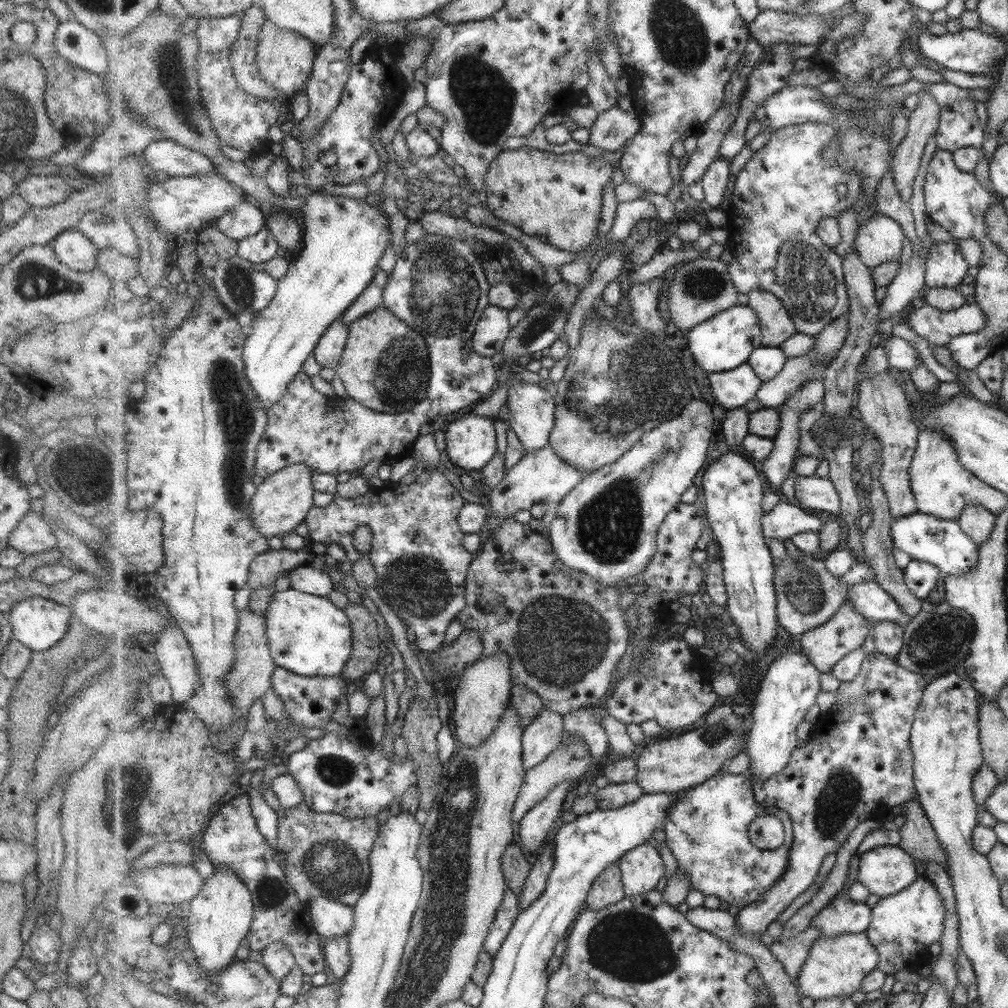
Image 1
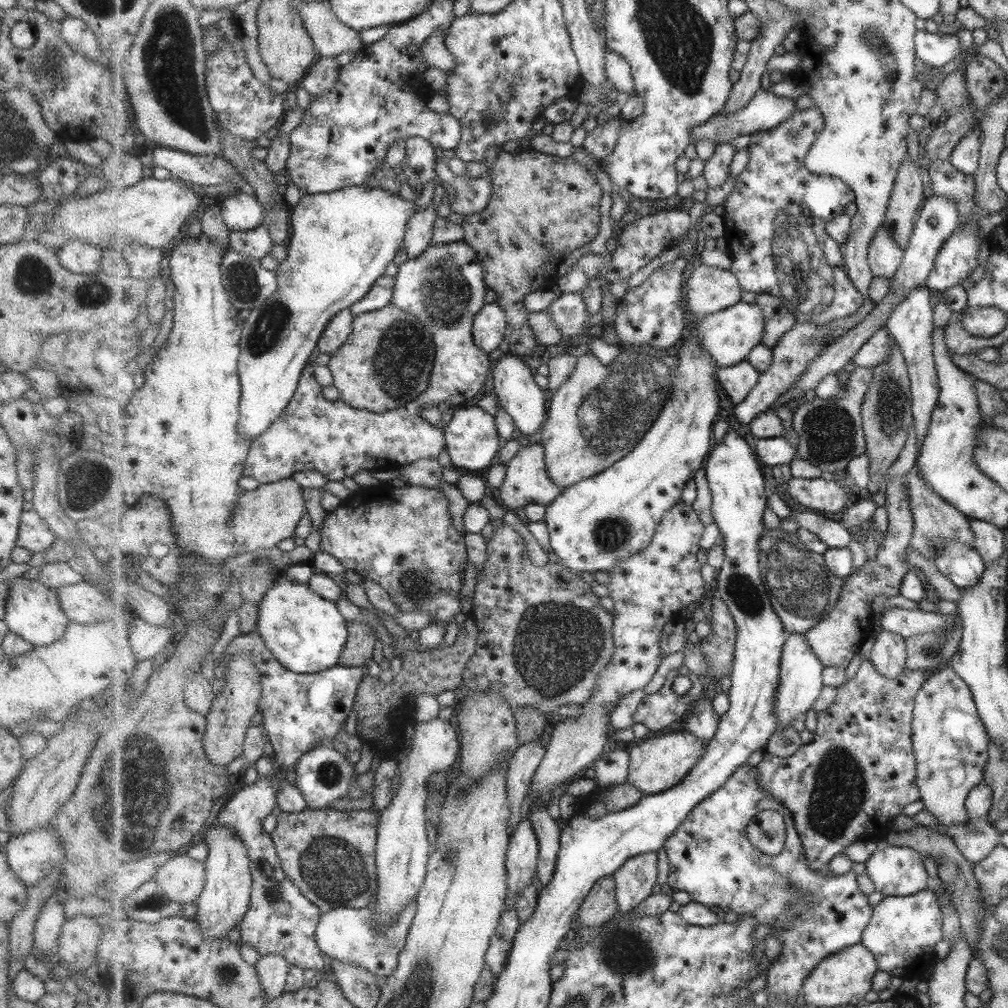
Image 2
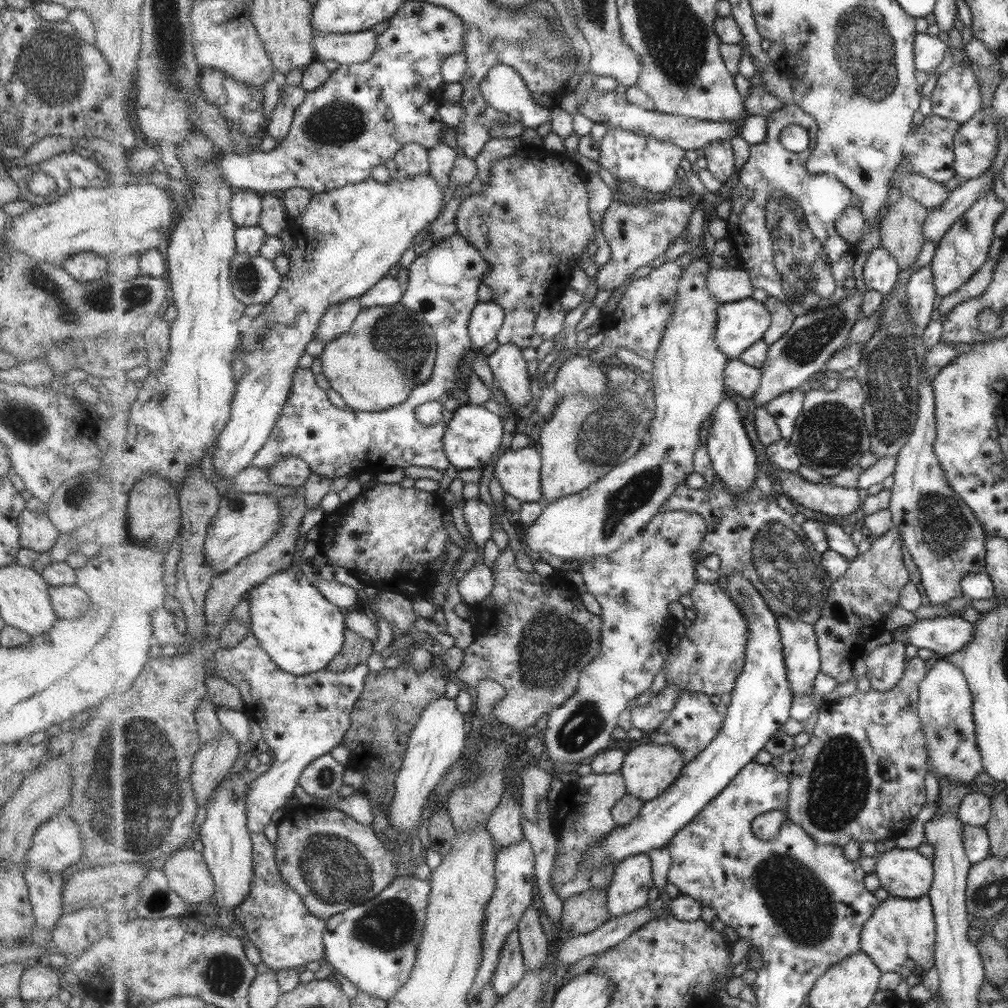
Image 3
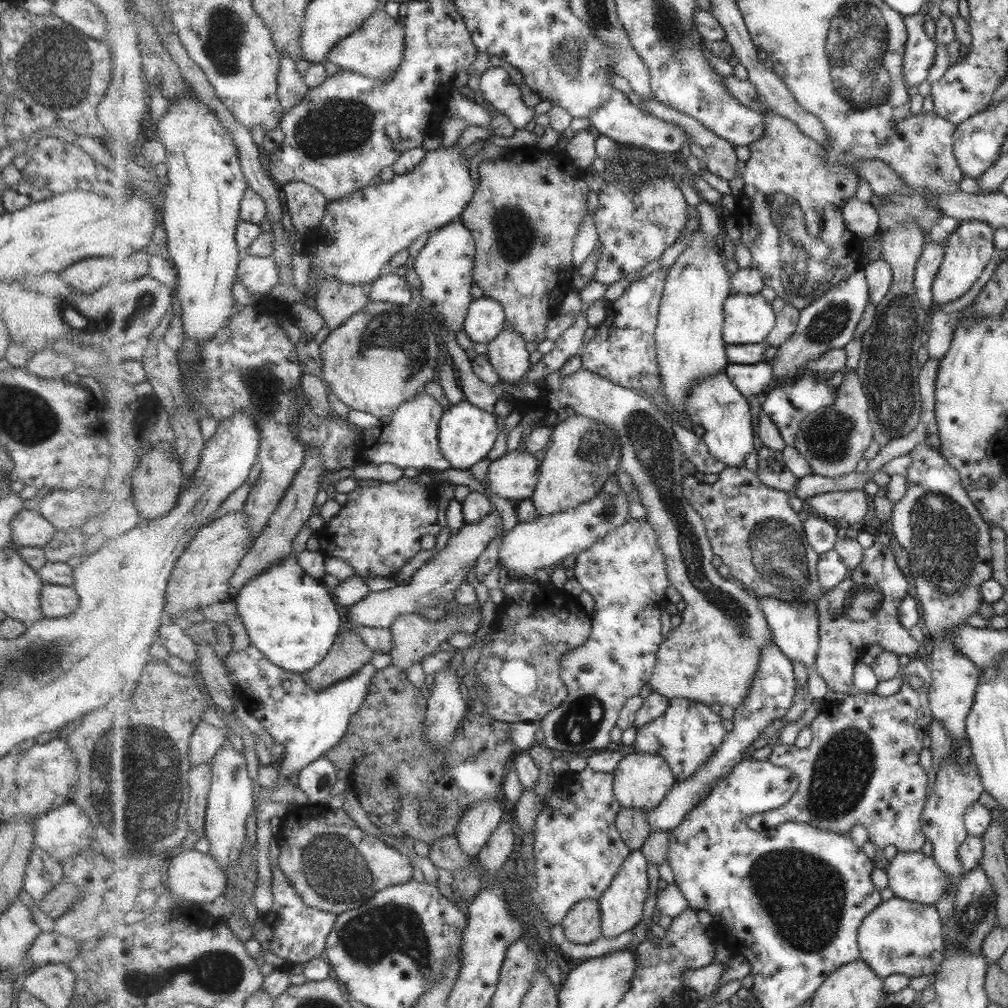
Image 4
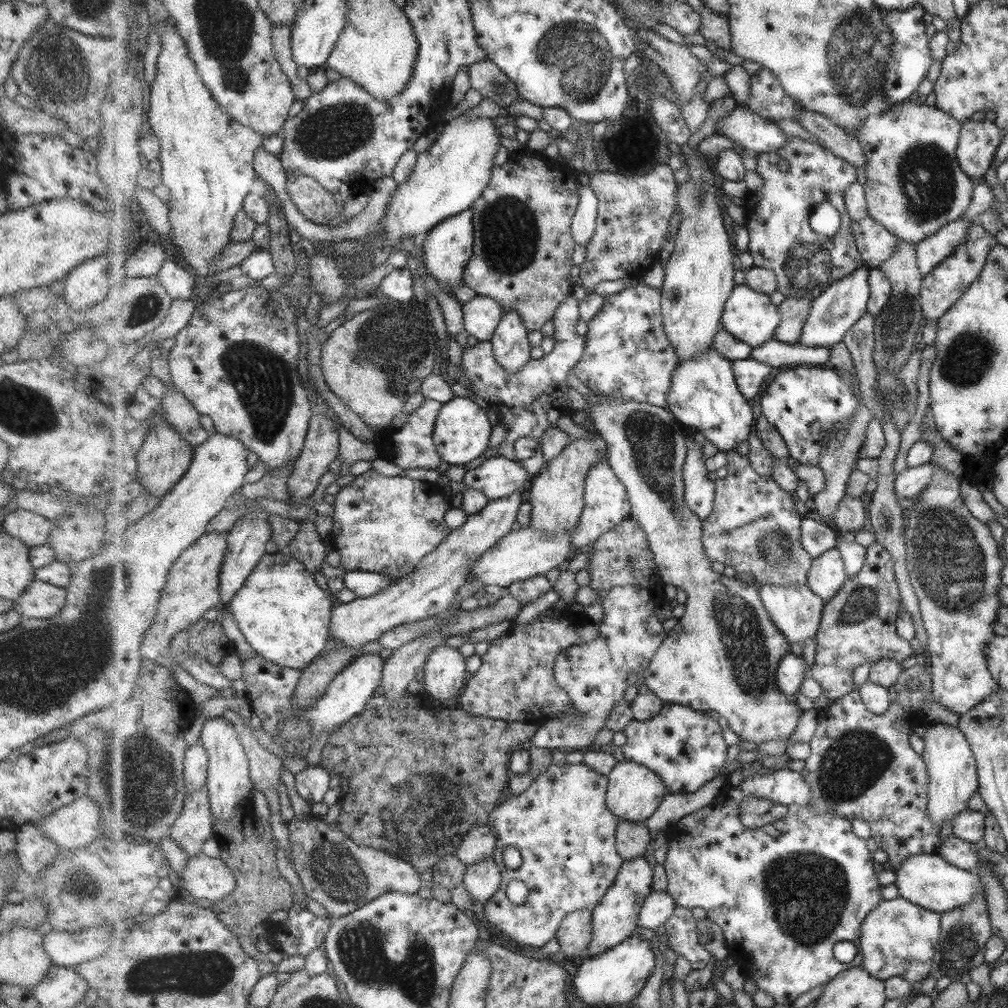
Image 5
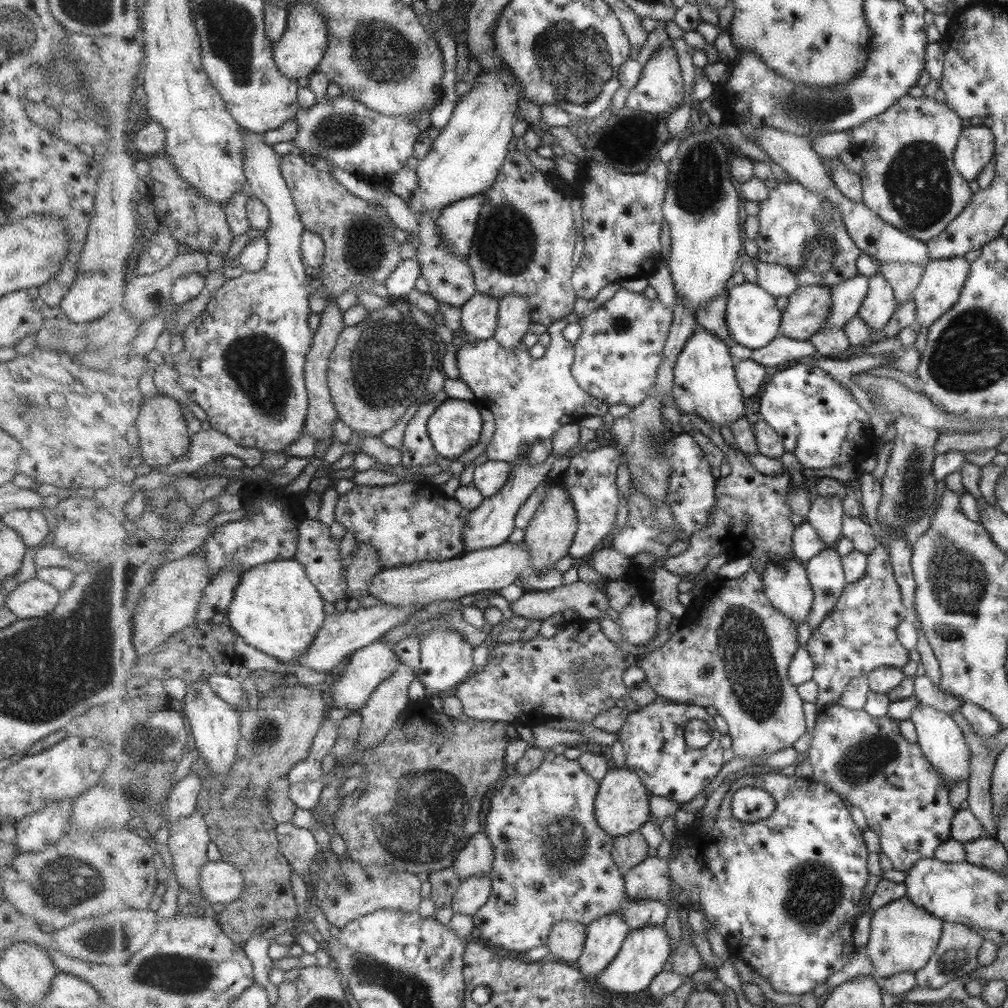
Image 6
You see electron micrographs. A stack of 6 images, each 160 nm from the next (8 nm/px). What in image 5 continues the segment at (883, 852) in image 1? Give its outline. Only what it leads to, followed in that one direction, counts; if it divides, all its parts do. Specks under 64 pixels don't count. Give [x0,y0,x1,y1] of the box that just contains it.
[895,854,984,914]

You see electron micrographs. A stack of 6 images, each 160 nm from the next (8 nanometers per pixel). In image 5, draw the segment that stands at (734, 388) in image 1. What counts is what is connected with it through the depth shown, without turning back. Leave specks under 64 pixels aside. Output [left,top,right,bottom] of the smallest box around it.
[734,357,773,400]

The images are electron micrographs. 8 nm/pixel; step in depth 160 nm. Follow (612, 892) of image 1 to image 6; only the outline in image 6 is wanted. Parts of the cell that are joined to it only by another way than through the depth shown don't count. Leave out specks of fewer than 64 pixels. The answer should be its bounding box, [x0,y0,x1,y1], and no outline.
[548,921,587,962]

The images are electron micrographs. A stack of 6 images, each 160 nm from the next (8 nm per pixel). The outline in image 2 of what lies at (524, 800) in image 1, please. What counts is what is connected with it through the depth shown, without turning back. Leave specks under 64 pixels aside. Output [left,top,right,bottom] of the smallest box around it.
[532,502,709,802]

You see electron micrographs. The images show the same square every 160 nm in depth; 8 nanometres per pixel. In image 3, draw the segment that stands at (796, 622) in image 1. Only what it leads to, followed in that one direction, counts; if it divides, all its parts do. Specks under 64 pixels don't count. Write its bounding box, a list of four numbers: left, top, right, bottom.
[659,477,834,624]

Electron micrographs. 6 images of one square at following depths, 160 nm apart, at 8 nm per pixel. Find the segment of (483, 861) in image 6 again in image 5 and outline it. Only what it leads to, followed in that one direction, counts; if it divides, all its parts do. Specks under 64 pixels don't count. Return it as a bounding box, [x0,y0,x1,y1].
[456,824,497,865]

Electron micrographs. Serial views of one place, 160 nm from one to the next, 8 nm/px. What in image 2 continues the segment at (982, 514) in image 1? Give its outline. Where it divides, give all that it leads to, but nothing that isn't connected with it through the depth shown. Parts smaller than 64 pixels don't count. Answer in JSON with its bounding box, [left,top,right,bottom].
[968,519,1004,568]

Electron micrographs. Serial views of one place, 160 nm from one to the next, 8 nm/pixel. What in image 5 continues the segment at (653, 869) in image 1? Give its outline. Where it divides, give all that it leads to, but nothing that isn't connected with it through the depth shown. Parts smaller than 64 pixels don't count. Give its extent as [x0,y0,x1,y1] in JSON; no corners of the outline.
[588,856,653,956]

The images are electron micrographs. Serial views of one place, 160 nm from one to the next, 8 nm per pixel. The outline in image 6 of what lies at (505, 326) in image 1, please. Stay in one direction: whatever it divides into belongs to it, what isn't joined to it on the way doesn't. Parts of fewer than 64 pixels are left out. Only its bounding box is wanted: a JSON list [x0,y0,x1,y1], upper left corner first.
[461,293,500,340]

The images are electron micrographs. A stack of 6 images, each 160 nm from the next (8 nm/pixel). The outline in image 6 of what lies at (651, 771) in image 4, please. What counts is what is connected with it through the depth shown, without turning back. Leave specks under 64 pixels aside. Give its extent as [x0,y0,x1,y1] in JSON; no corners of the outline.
[595,769,652,839]

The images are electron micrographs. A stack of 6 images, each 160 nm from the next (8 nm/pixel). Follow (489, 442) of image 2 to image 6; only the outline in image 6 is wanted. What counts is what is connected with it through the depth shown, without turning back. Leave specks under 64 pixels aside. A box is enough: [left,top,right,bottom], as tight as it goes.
[428,398,483,459]

